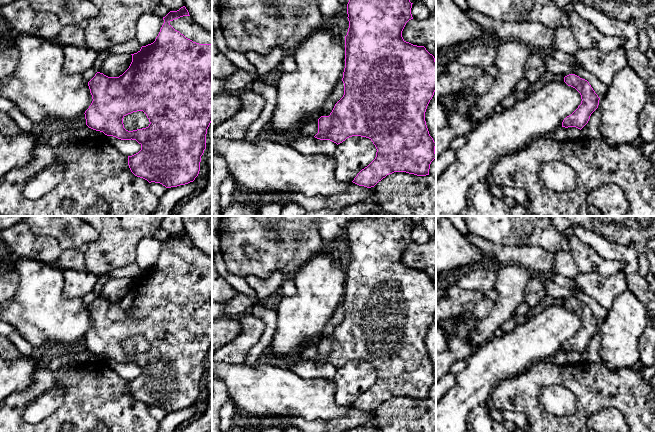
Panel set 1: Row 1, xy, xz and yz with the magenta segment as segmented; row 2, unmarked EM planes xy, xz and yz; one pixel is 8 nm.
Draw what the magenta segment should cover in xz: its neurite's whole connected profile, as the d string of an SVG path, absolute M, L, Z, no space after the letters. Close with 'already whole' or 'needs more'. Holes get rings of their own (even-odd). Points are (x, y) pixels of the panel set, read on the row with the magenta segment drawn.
M349 0L347 4L349 28L345 36L344 95L329 116L318 119L318 133L314 137L337 145L352 136L366 137L373 142L377 149L375 159L352 181L359 186L374 187L394 172L429 175L430 164L436 158L436 143L425 121L427 106L436 91L436 61L424 46L413 45L402 37L406 23L413 19L412 4L410 0Z | already whole

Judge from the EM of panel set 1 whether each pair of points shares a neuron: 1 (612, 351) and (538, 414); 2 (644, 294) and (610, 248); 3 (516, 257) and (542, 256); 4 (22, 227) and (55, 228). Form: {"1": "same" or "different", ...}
{"1": "different", "2": "same", "3": "same", "4": "different"}

